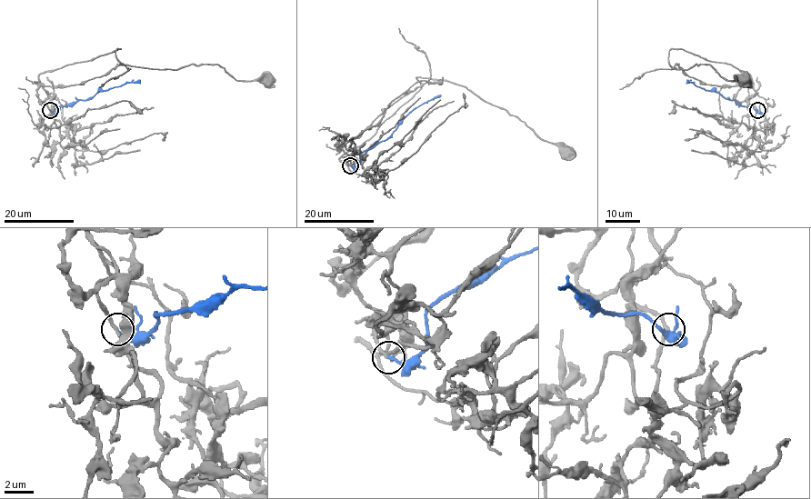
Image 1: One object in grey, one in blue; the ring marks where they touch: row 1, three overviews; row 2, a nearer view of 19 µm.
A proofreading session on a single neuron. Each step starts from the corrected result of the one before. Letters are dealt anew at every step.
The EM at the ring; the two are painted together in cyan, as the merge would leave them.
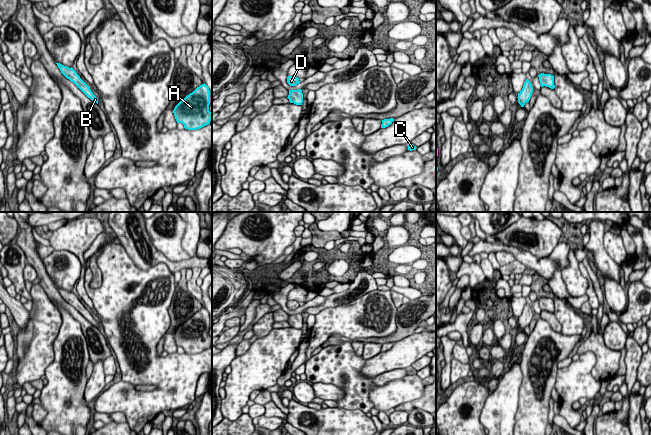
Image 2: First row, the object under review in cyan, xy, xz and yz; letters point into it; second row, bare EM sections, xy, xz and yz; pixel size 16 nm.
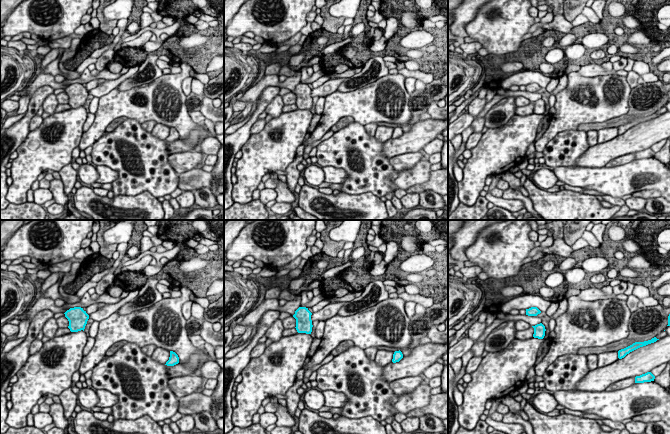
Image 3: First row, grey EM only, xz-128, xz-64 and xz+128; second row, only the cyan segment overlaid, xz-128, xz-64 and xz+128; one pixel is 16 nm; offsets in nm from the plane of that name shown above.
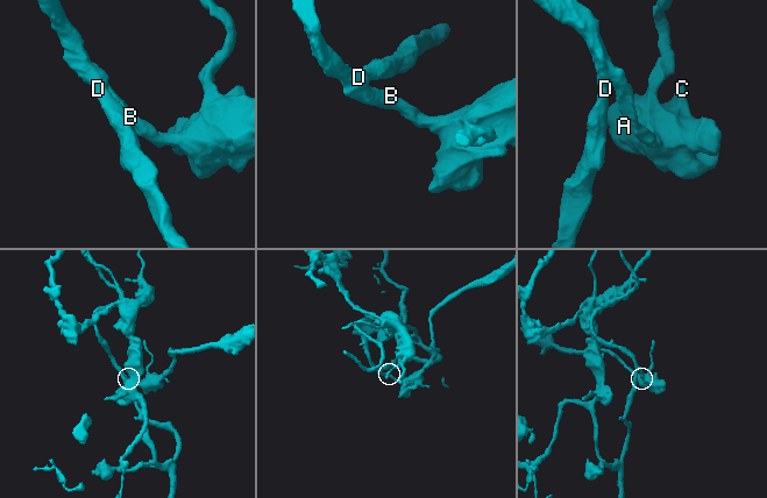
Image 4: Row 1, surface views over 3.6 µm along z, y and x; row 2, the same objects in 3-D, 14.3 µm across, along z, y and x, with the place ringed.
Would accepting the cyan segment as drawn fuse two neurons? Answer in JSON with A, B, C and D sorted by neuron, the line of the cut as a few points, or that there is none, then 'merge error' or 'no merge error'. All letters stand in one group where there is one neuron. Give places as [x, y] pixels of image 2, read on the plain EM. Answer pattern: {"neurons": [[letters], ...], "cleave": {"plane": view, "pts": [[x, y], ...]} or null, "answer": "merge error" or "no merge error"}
{"neurons": [["A", "B", "C", "D"]], "cleave": null, "answer": "no merge error"}

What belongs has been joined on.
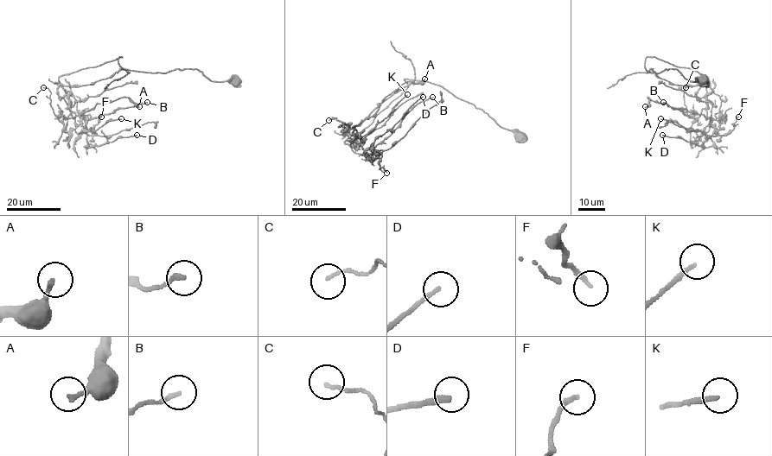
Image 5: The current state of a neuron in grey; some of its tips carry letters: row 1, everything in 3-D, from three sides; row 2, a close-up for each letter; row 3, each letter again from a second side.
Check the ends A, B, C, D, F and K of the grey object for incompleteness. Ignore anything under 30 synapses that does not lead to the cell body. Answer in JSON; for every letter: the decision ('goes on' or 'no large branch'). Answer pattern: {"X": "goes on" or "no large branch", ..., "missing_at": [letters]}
{"A": "no large branch", "B": "no large branch", "C": "no large branch", "D": "no large branch", "F": "no large branch", "K": "no large branch", "missing_at": []}

